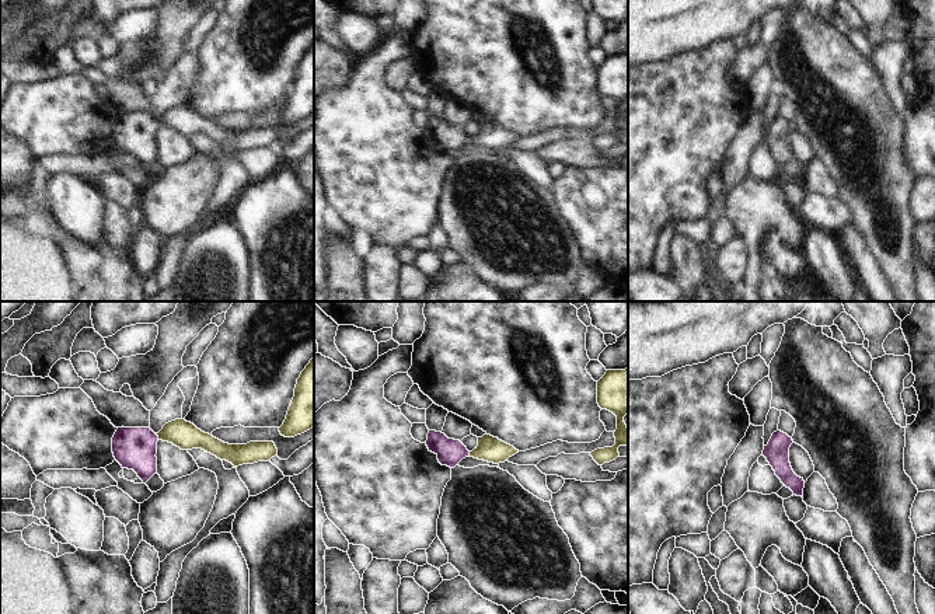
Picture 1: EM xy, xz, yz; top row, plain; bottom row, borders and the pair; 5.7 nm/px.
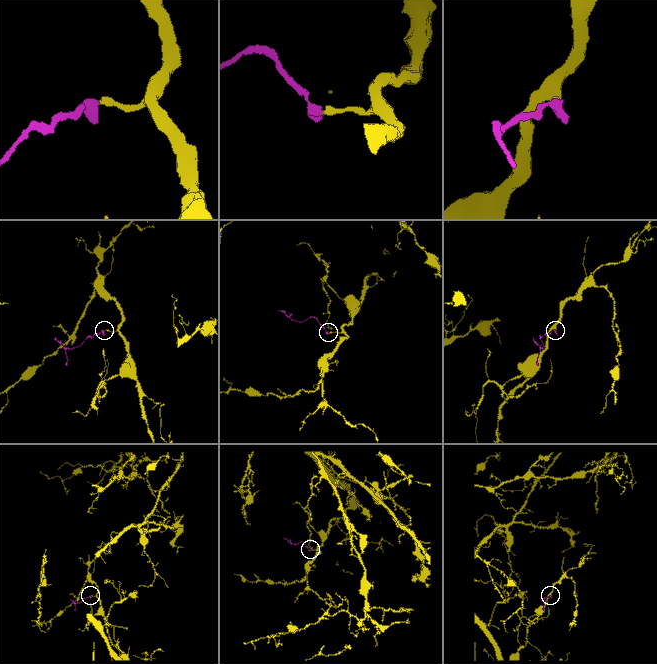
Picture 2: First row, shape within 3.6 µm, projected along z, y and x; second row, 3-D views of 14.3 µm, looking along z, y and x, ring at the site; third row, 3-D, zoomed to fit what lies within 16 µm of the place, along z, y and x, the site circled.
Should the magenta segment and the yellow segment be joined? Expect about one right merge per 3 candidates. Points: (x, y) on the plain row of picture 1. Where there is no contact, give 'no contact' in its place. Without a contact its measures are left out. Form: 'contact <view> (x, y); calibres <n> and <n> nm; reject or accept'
contact xy (157, 122); calibres 240 and 160 nm; accept

